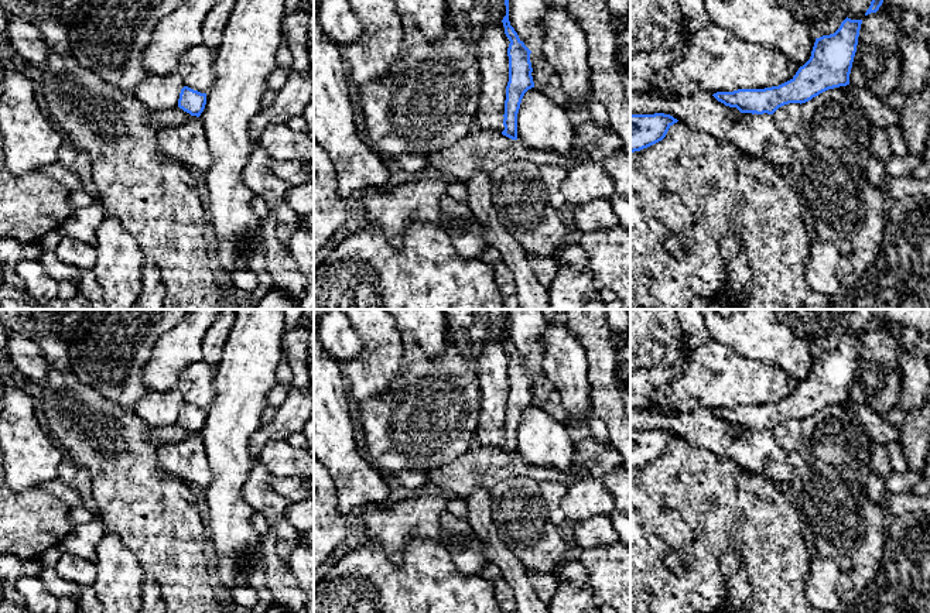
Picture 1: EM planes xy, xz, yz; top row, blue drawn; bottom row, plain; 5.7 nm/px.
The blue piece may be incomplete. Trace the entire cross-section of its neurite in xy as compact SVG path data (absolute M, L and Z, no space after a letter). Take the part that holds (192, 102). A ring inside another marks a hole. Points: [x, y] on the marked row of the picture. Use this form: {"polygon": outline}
{"polygon": "M184 86L179 93L178 107L191 116L199 117L206 105L206 93Z"}

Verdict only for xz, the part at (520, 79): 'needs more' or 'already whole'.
already whole

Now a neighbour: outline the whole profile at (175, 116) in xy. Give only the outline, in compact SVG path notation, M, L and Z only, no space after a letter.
M178 106L165 110L150 110L150 123L155 130L184 124L191 117L189 113L184 112Z

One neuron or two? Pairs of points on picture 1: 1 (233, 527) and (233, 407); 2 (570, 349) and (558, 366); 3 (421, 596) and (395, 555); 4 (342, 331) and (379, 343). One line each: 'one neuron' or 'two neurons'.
1: one neuron
2: one neuron
3: two neurons
4: two neurons

